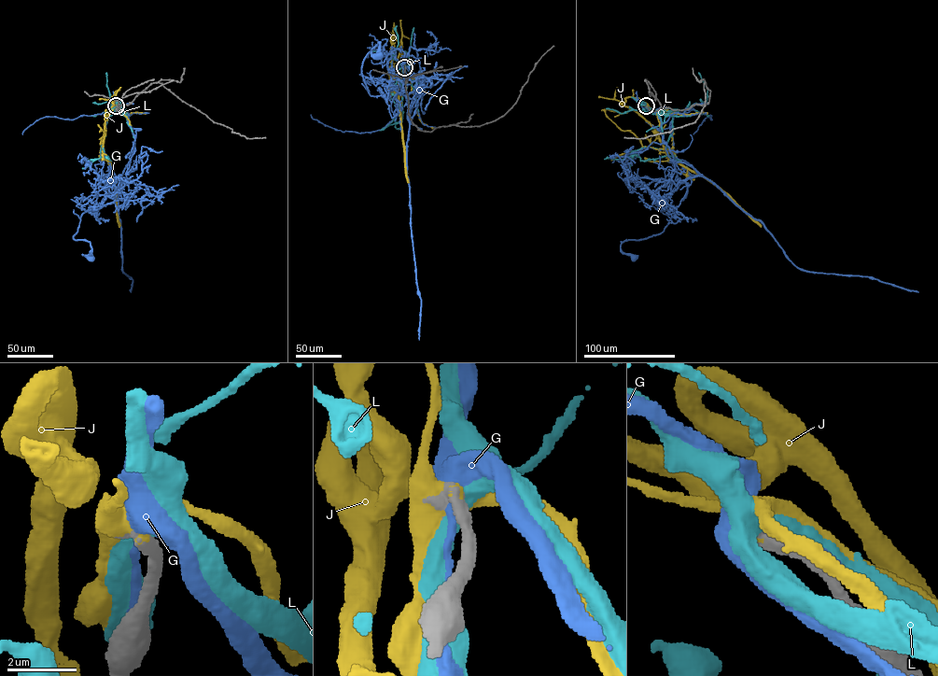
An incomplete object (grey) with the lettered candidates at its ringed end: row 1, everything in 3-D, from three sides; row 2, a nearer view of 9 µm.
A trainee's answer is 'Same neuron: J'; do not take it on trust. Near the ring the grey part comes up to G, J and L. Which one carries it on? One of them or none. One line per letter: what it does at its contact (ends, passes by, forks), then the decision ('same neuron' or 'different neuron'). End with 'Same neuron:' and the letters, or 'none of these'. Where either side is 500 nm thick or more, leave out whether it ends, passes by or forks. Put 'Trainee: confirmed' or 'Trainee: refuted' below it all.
G: different neuron
J: same neuron
L: it passes by; different neuron
Same neuron: J
Trainee: confirmed

